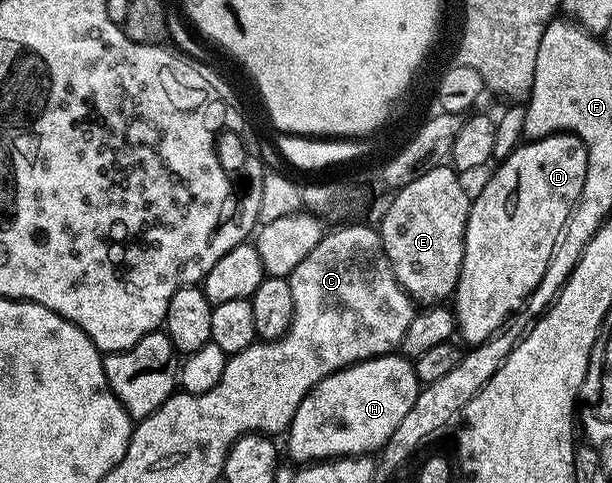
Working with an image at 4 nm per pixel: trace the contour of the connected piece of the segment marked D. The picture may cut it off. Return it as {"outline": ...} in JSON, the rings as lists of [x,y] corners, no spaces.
{"outline":[[[566,132],[532,138],[518,145],[510,156],[495,167],[491,179],[480,188],[479,195],[474,195],[471,204],[465,228],[465,252],[453,295],[455,329],[468,347],[480,346],[485,339],[496,334],[508,318],[525,304],[529,292],[537,288],[541,276],[545,276],[545,268],[549,268],[549,256],[553,256],[555,244],[567,226],[567,219],[583,195],[587,175],[587,146],[582,138]]]}

